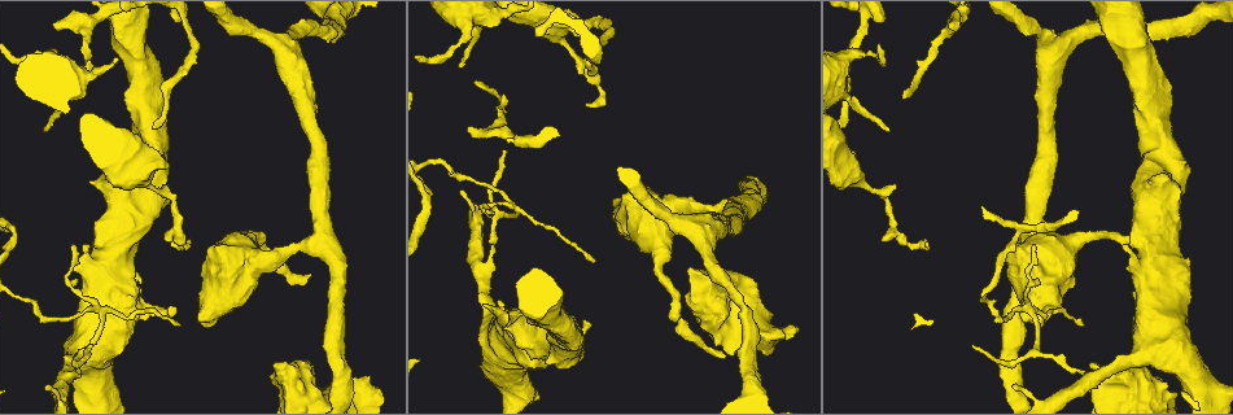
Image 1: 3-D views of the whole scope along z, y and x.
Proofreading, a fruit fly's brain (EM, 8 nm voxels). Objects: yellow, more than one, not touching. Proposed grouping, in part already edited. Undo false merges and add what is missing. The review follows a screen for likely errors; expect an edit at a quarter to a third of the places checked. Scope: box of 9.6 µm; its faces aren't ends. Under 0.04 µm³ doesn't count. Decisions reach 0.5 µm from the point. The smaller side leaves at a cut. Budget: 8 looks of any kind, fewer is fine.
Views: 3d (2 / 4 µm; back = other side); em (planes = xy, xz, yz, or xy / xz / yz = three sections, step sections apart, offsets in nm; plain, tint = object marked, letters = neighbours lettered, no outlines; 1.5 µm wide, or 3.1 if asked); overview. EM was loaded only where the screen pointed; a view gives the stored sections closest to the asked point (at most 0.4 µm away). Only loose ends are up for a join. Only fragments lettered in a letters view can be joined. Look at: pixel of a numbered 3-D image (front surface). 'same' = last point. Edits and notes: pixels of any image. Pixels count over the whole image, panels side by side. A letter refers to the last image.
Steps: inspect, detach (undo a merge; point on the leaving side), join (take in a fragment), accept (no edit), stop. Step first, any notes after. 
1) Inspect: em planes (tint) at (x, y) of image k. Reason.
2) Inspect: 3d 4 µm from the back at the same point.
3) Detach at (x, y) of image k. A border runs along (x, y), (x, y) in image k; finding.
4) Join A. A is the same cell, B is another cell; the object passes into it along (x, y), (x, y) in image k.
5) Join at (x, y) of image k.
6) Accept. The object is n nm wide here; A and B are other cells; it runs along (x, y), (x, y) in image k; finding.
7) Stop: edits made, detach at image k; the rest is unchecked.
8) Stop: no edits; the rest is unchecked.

Inspect: em planes (letters) at (595, 59) of image 1. Free end.

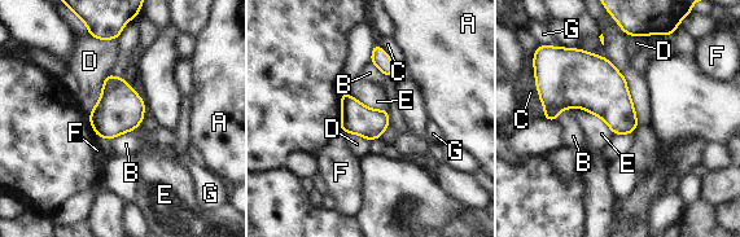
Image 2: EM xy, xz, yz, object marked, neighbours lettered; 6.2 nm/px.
Accept. A, B, C, D, E, F and G are other cells; a border runs along (109, 70), (100, 99), (88, 117) in image 2; none of them fits.

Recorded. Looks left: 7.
Inspect: 3d 4 µm from the back at (467, 127) of image 1. An open end.

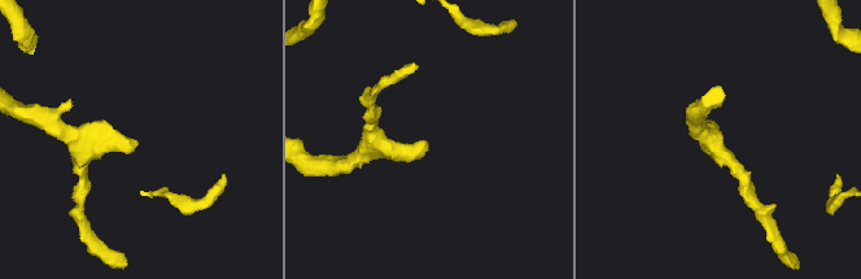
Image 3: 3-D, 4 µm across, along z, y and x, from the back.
Inspect: em xy step 8 (tint) at (425, 141) of image 3. Shape alone is not enough.

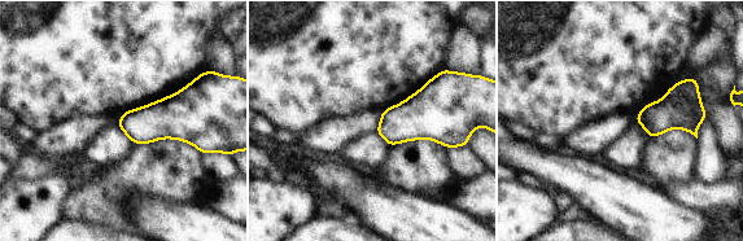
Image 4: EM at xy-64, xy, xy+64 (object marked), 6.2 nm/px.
Inspect: em yz step 4 (letters) at the same point.

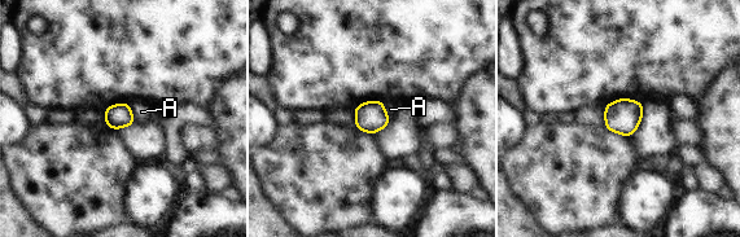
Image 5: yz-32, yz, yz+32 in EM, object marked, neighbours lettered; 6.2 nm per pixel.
Accept. The longest contact is with A, 130 nm; A is another cell; none of them fits.

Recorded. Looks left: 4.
Inspect: 3d 2 µm at (368, 376) of image 1. Thick end.

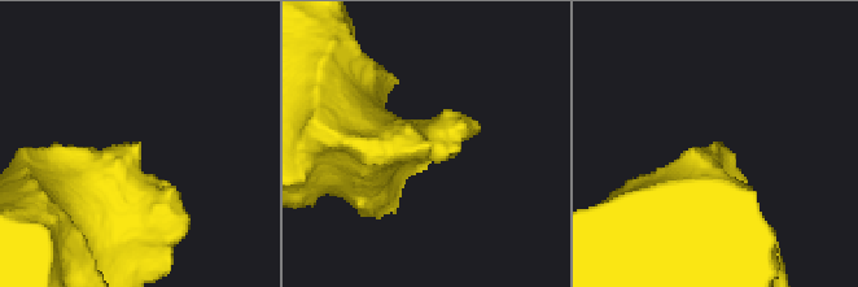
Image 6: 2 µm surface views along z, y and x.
Inspect: em xz step 8 (letters) at (137, 142) of image 6.

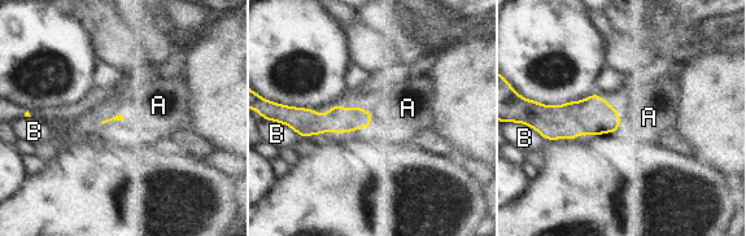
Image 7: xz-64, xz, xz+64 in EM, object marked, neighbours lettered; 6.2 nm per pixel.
Inspect: em planes (letters) at the same point.

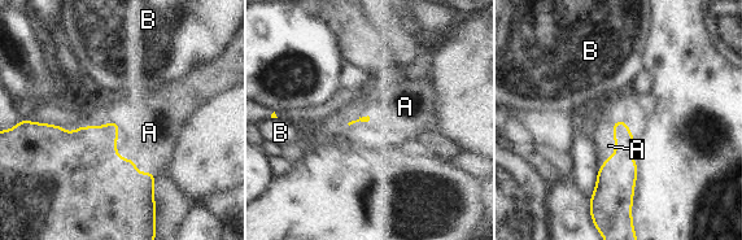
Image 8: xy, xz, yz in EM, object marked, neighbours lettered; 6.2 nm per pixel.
Join A. A is the same cell, B is another cell; the object passes into it along (100, 192), (122, 158), (149, 132) in image 8; it goes on there.

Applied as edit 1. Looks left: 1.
Stop: edits made, join at image 8; the rest is unchecked.

